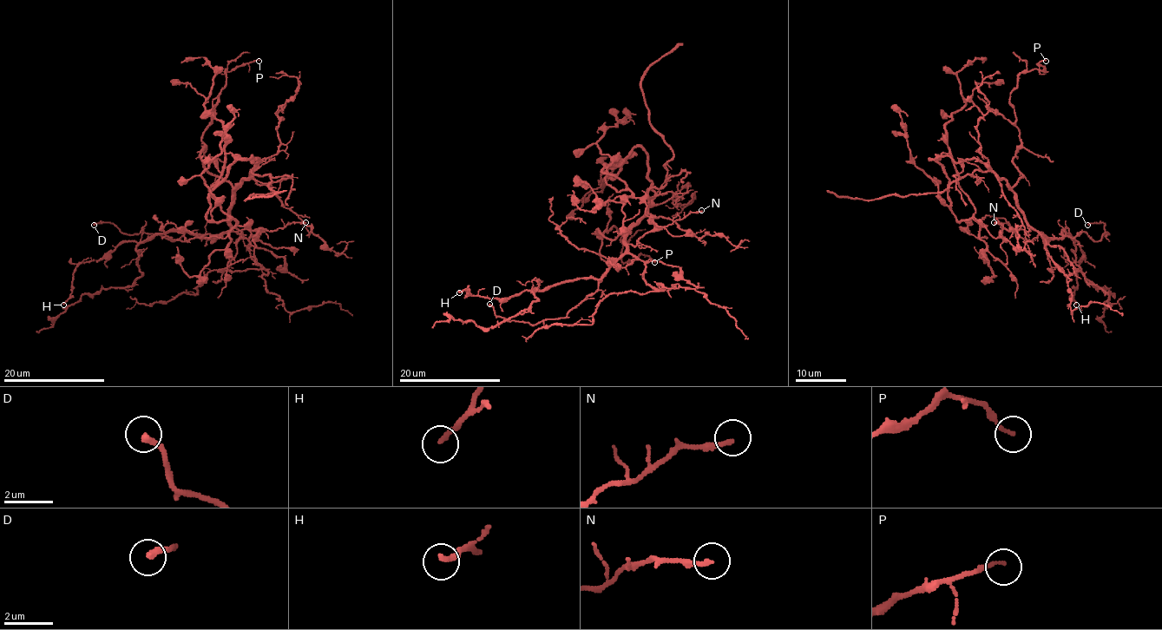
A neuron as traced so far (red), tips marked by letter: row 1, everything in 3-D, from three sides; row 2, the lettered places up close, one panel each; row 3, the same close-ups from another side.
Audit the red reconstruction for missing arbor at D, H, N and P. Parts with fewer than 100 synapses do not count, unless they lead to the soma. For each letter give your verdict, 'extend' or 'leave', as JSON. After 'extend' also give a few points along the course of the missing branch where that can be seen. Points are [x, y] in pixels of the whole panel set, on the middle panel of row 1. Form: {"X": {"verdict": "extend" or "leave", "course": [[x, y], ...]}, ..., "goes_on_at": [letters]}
{"D": {"verdict": "leave"}, "H": {"verdict": "leave"}, "N": {"verdict": "leave"}, "P": {"verdict": "leave"}, "goes_on_at": []}

